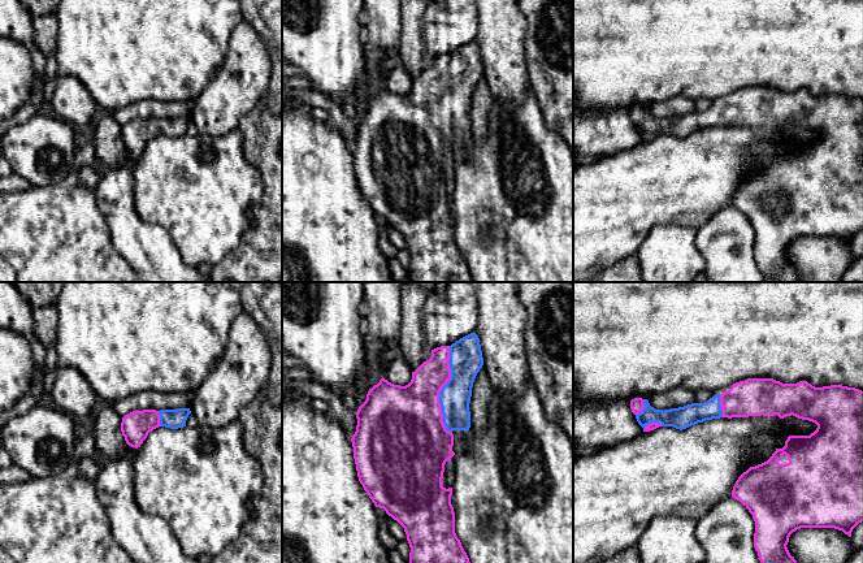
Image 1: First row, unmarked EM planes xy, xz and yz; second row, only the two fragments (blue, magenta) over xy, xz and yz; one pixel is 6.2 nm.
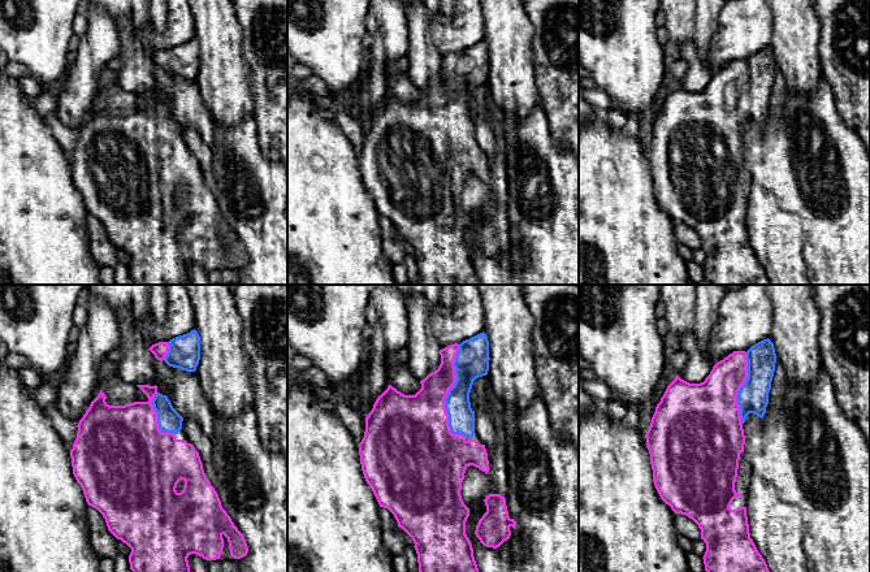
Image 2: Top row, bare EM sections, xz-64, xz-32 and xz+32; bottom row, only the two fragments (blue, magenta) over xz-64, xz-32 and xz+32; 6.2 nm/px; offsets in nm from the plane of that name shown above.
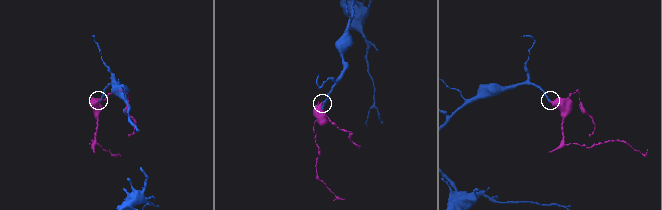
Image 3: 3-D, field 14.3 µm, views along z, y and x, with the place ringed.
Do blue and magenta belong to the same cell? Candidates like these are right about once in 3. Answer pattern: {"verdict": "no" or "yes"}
{"verdict": "yes"}

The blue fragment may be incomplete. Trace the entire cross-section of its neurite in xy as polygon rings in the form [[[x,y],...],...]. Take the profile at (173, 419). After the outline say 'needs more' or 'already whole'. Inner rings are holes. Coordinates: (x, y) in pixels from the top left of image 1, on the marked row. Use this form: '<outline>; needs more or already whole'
[[[190,408],[133,411],[122,417],[121,432],[131,447],[140,447],[148,433],[159,426],[178,429],[186,426]]]; needs more

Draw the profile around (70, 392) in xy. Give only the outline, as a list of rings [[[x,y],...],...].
[[[71,367],[53,369],[48,390],[56,407],[81,420],[92,417],[101,403],[82,373]]]

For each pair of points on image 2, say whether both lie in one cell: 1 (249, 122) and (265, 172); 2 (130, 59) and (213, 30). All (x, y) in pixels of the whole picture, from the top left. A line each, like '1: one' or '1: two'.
1: one
2: two

